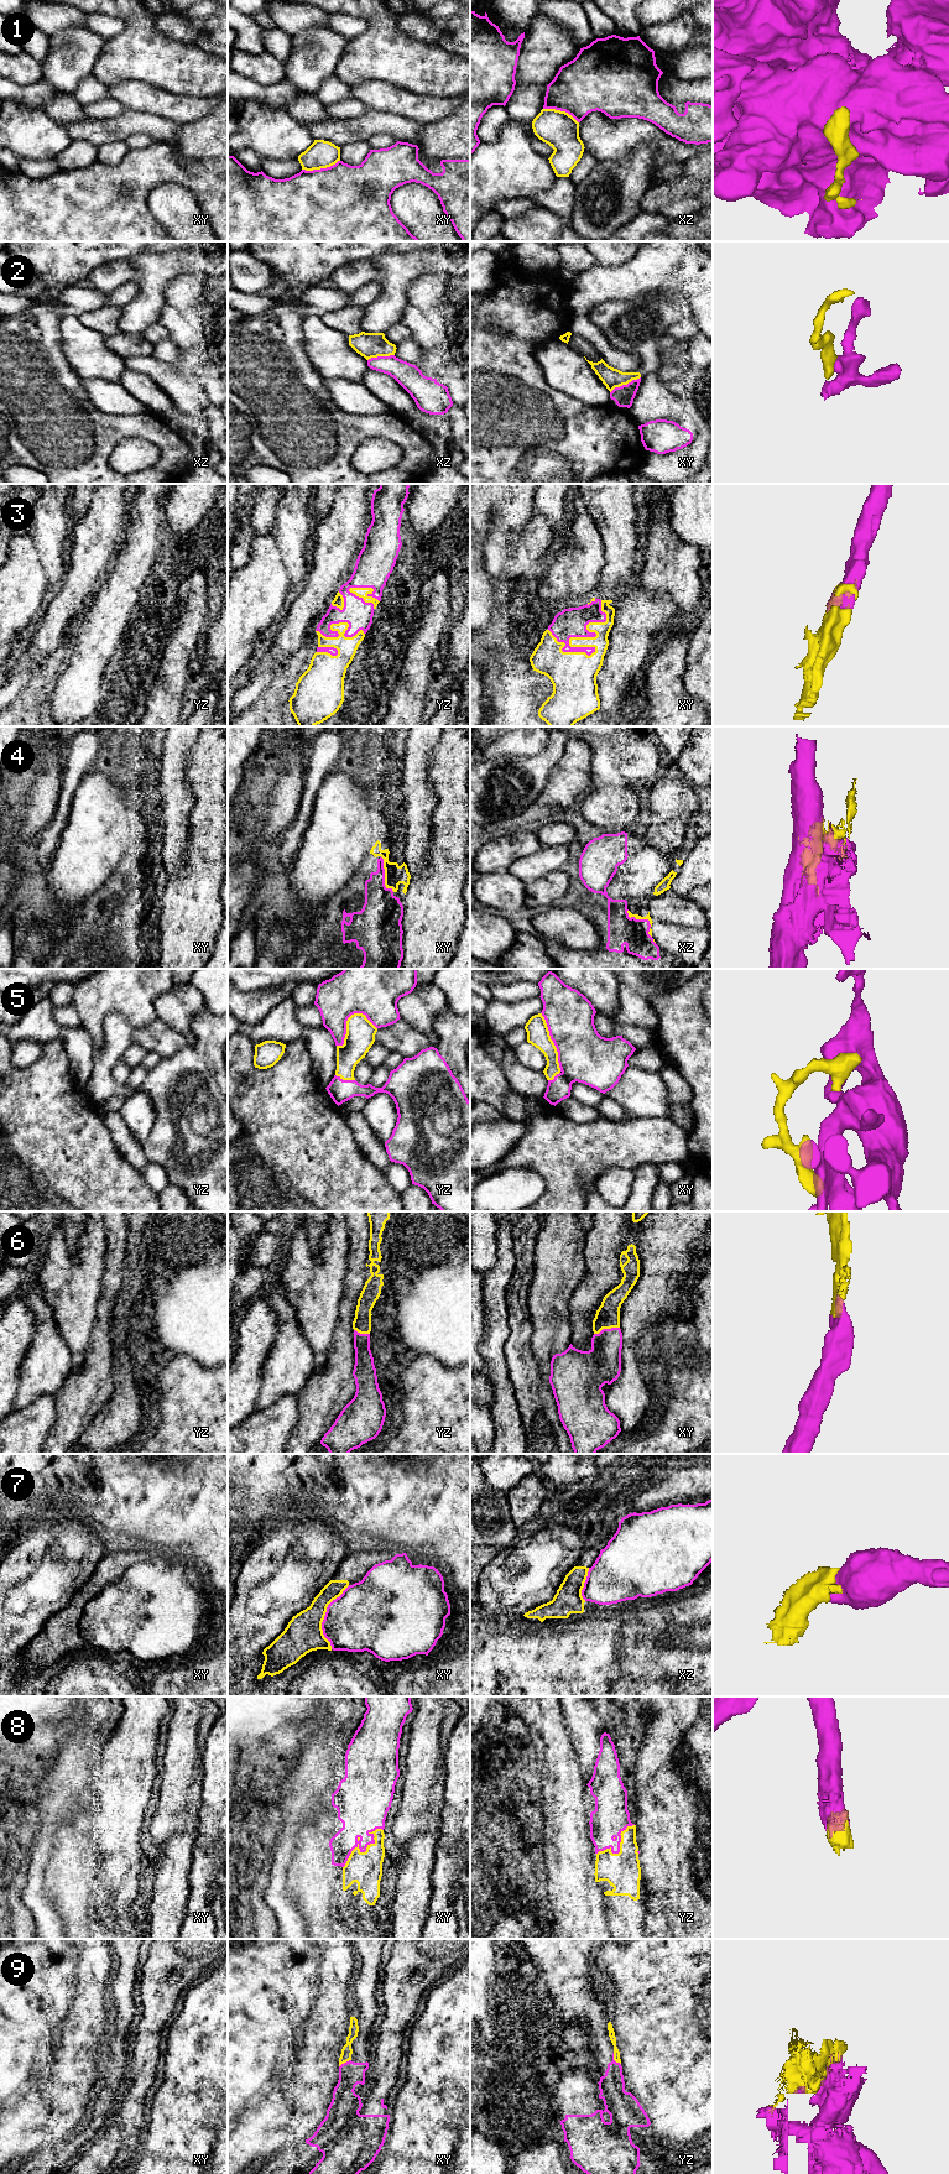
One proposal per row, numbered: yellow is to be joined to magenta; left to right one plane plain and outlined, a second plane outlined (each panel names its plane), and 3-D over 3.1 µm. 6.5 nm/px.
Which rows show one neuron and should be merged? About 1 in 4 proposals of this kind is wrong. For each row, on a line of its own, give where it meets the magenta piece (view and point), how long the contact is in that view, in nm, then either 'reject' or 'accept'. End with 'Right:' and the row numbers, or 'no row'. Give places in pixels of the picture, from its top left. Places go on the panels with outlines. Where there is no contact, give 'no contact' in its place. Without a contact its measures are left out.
1: contact xy (321, 168); length 260 nm; accept
2: contact xy (625, 385); length 220 nm; reject
3: contact xy (577, 636); length 420 nm; accept
4: contact xz (644, 919); length 240 nm; accept
5: contact xy (556, 1047); length 460 nm; accept
6: contact xy (606, 1329); length 180 nm; accept
7: contact xy (324, 1616); length 440 nm; accept
8: contact xy (364, 1851); length 360 nm; accept
9: contact yz (613, 2059); length 90 nm; reject
Right: 1, 3, 4, 5, 6, 7, 8

